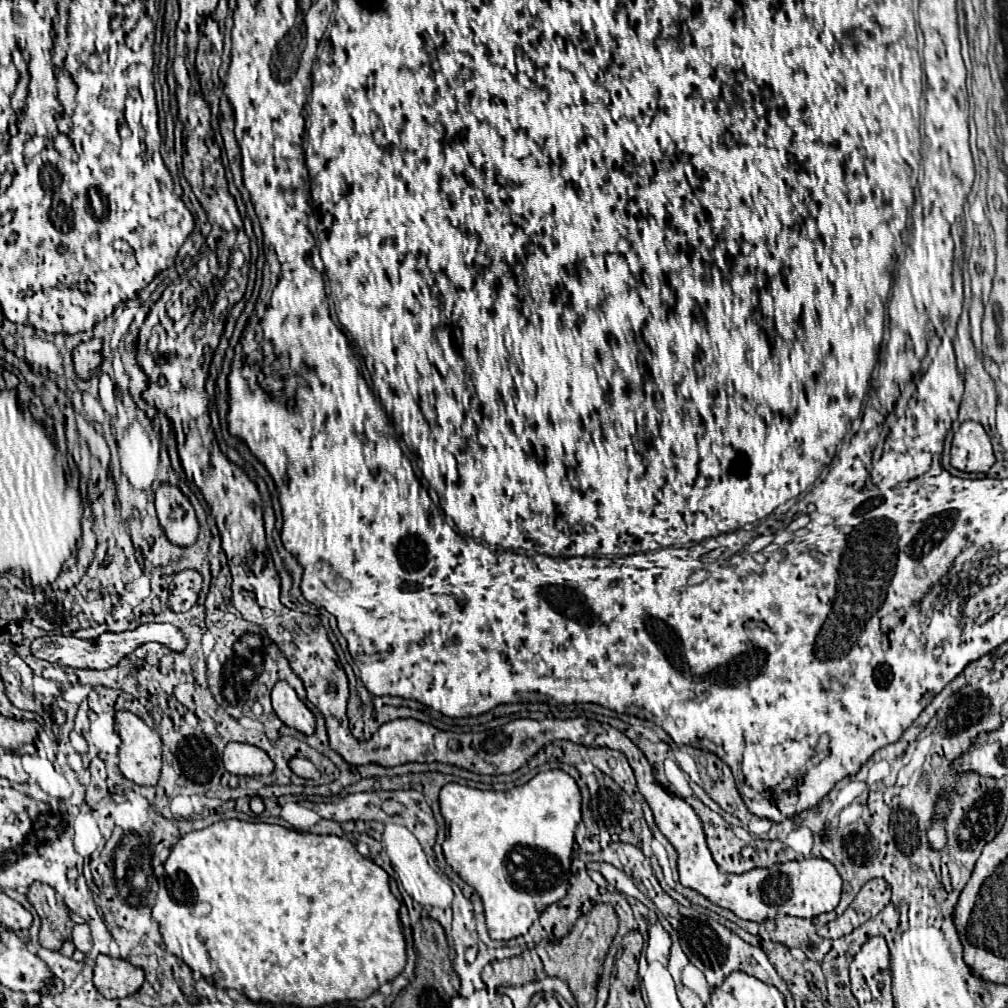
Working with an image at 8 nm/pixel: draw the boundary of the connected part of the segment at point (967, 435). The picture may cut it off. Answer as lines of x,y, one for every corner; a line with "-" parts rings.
963,422
951,444
951,466
961,472
989,472
993,464
995,454
989,434
979,422

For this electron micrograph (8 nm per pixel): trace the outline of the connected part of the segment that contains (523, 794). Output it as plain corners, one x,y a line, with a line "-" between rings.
561,770
539,772
527,784
507,792
483,792
461,784
445,784
439,802
447,822
447,840
443,842
445,858
481,896
489,936
493,940
509,940
525,934
547,904
553,904
567,894
571,852
575,844
573,832
581,820
581,792
569,774

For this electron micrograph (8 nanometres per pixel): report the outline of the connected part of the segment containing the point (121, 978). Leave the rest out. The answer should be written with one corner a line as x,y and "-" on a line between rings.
103,954
97,956
93,984
105,998
119,1000
133,996
143,986
143,980
145,980
143,968
133,966
123,958
111,958

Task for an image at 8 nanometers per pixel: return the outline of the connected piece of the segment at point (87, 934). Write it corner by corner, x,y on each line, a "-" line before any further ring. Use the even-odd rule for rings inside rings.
75,924
75,928
73,928
73,944
75,944
75,948
77,950
81,950
81,952
89,952
91,950
91,928
89,928
89,924

